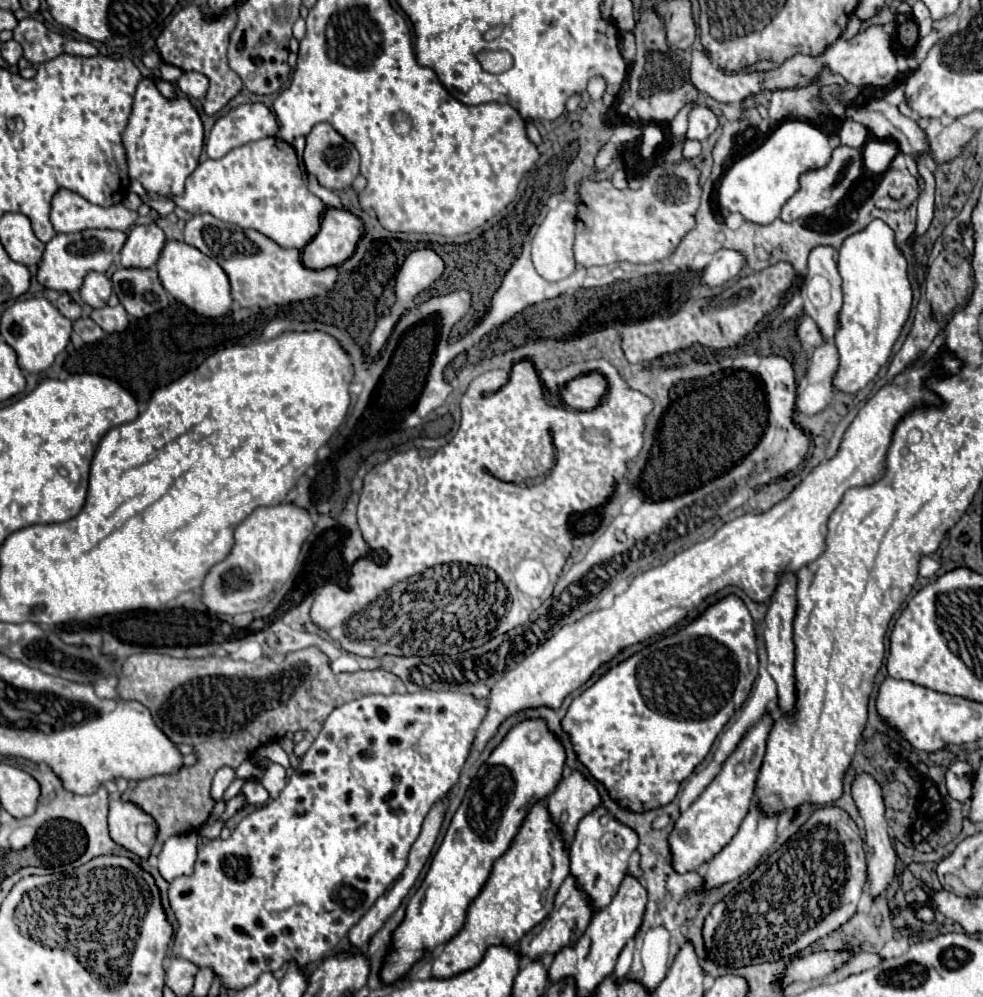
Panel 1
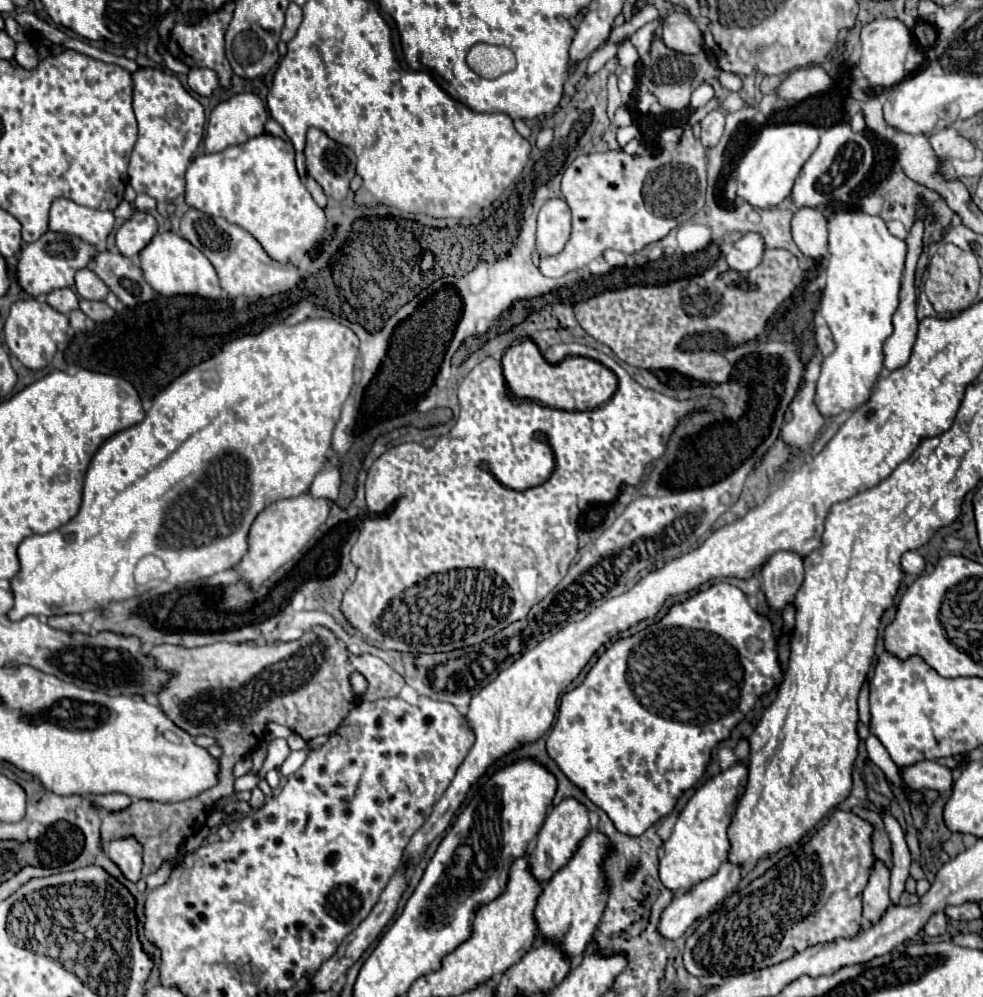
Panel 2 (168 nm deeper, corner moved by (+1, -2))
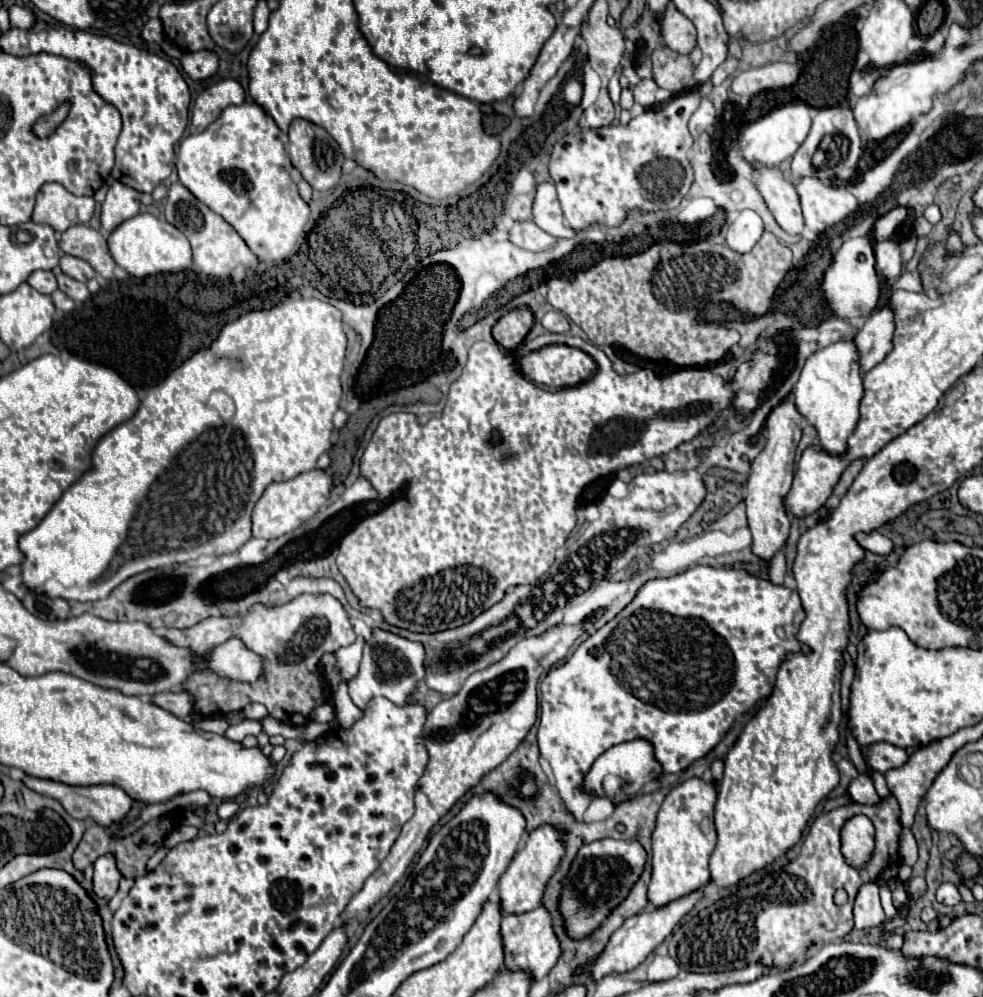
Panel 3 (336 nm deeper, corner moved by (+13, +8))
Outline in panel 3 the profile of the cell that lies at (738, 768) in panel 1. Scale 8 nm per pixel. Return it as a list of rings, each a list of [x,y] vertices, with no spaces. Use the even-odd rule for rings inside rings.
[[[702,777],[686,779],[684,783],[676,785],[664,799],[660,813],[658,813],[656,829],[652,833],[652,879],[650,879],[650,887],[648,887],[648,899],[652,905],[656,905],[656,907],[666,905],[690,891],[696,891],[698,887],[702,887],[710,881],[708,857],[716,845],[716,829],[714,829],[714,801],[716,799],[718,799],[716,783],[704,781]]]

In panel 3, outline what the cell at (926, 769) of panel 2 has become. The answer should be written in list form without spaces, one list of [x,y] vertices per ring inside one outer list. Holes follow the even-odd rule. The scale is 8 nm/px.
[[[876,743],[870,745],[866,749],[862,749],[866,763],[878,771],[878,773],[886,773],[888,769],[896,769],[902,767],[908,761],[908,753],[902,747],[890,745],[890,743]]]

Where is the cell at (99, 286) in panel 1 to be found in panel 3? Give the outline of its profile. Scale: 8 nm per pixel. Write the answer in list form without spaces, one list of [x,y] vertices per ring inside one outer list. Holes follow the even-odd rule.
[[[64,255],[60,259],[60,269],[68,277],[74,277],[76,281],[82,281],[82,283],[96,277],[96,271],[84,259],[78,259],[78,257],[72,257],[72,255]]]

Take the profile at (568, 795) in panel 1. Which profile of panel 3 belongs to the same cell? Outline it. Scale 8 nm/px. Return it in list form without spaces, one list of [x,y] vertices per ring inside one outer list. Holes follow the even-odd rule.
[[[540,825],[538,829],[534,829],[526,835],[524,847],[514,855],[514,859],[510,861],[508,869],[504,871],[504,875],[500,877],[500,883],[498,883],[498,897],[500,897],[500,905],[502,905],[504,913],[524,913],[524,911],[532,911],[540,905],[546,883],[556,873],[560,859],[564,857],[564,851],[566,851],[564,835],[566,835],[566,831],[562,831],[554,825]]]

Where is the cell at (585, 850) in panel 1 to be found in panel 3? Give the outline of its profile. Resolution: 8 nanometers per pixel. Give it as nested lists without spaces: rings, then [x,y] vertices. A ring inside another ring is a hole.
[[[538,905],[530,913],[506,913],[502,919],[502,939],[506,949],[506,967],[508,969],[526,969],[532,973],[534,981],[542,979],[550,973],[550,969],[556,965],[558,957],[562,955],[560,939],[554,931],[550,911],[544,905]]]

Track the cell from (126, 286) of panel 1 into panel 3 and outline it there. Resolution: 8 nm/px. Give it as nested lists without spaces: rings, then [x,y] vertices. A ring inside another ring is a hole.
[[[74,225],[60,235],[60,249],[68,255],[88,261],[100,277],[108,281],[116,279],[114,275],[116,265],[114,265],[114,259],[110,257],[106,237],[100,231],[88,225]]]

